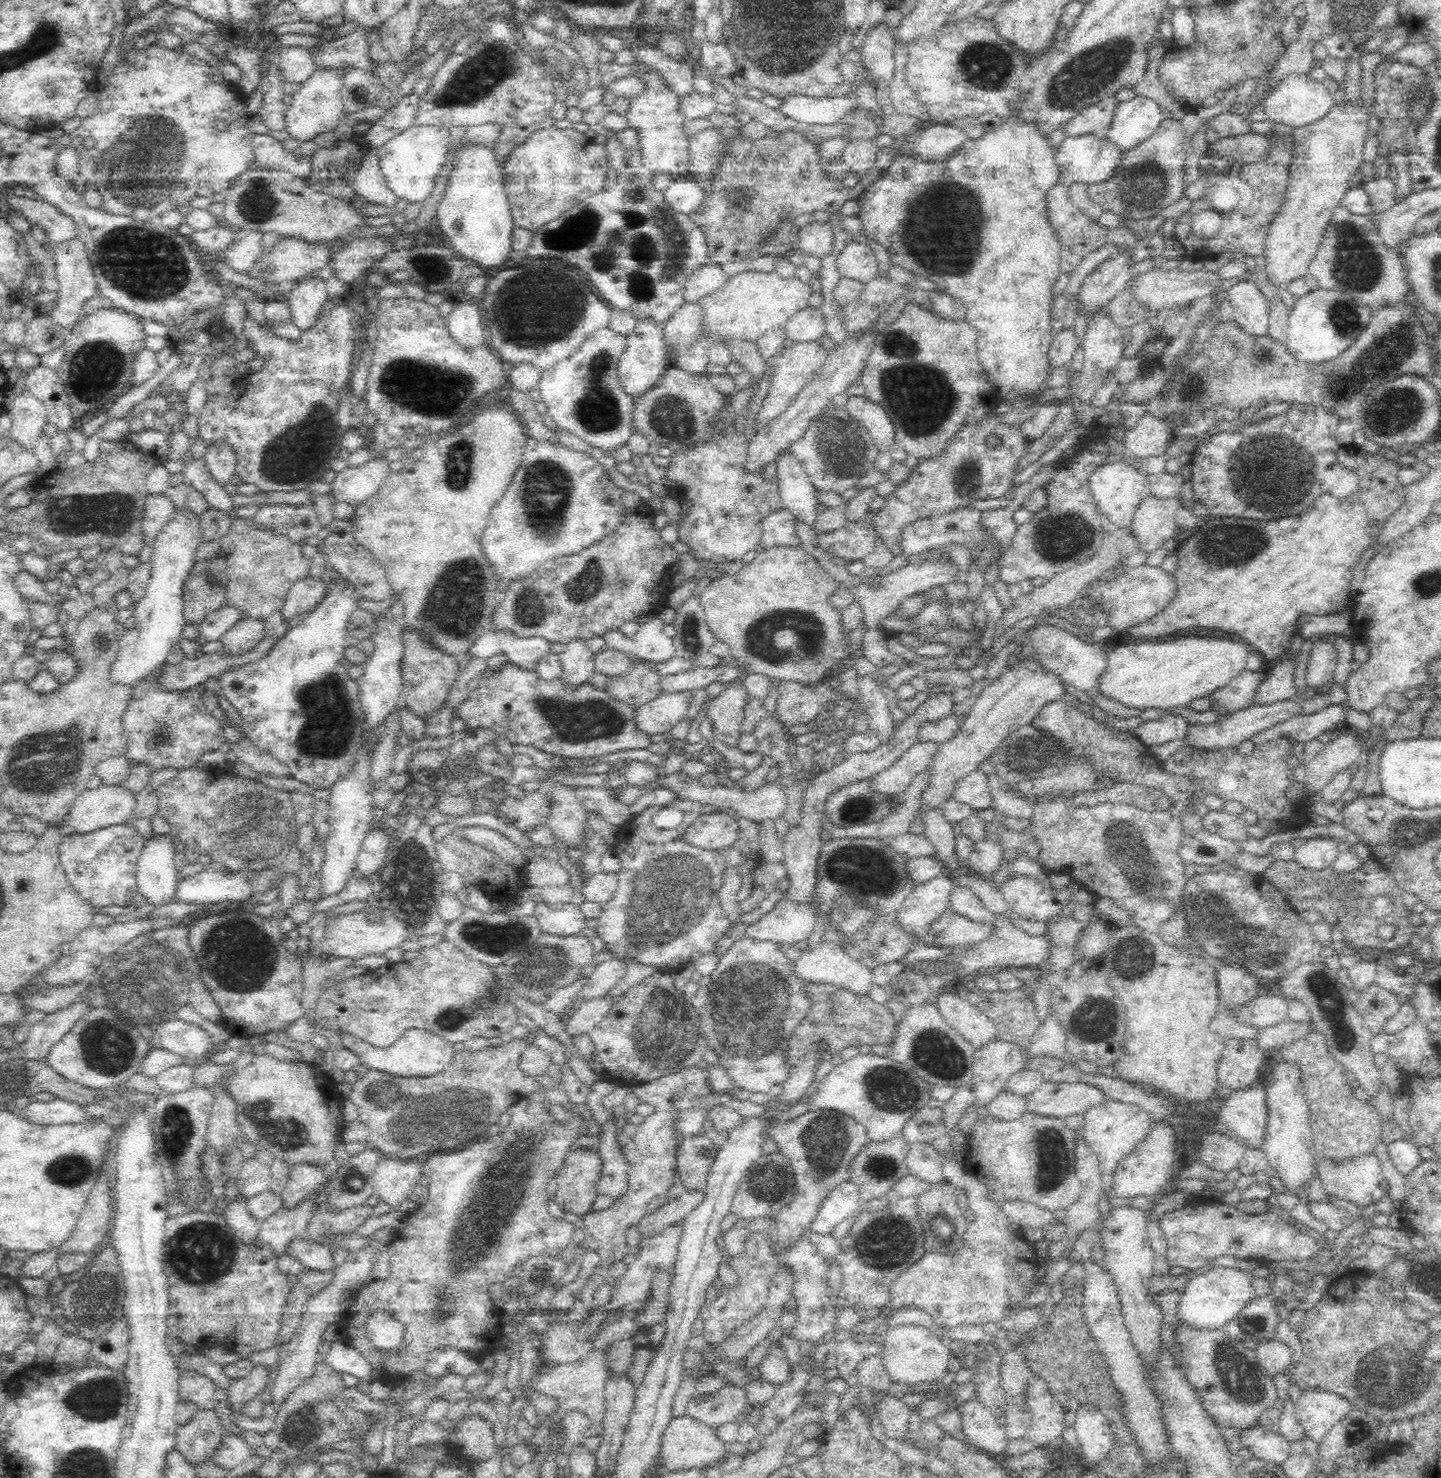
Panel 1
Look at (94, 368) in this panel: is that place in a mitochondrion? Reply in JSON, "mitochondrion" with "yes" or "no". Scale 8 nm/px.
{"mitochondrion":"yes"}

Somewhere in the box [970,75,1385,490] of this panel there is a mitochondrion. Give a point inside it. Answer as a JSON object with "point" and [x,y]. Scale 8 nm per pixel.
{"point":[1139,184]}

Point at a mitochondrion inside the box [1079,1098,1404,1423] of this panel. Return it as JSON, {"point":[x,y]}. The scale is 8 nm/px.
{"point":[1235,1371]}

